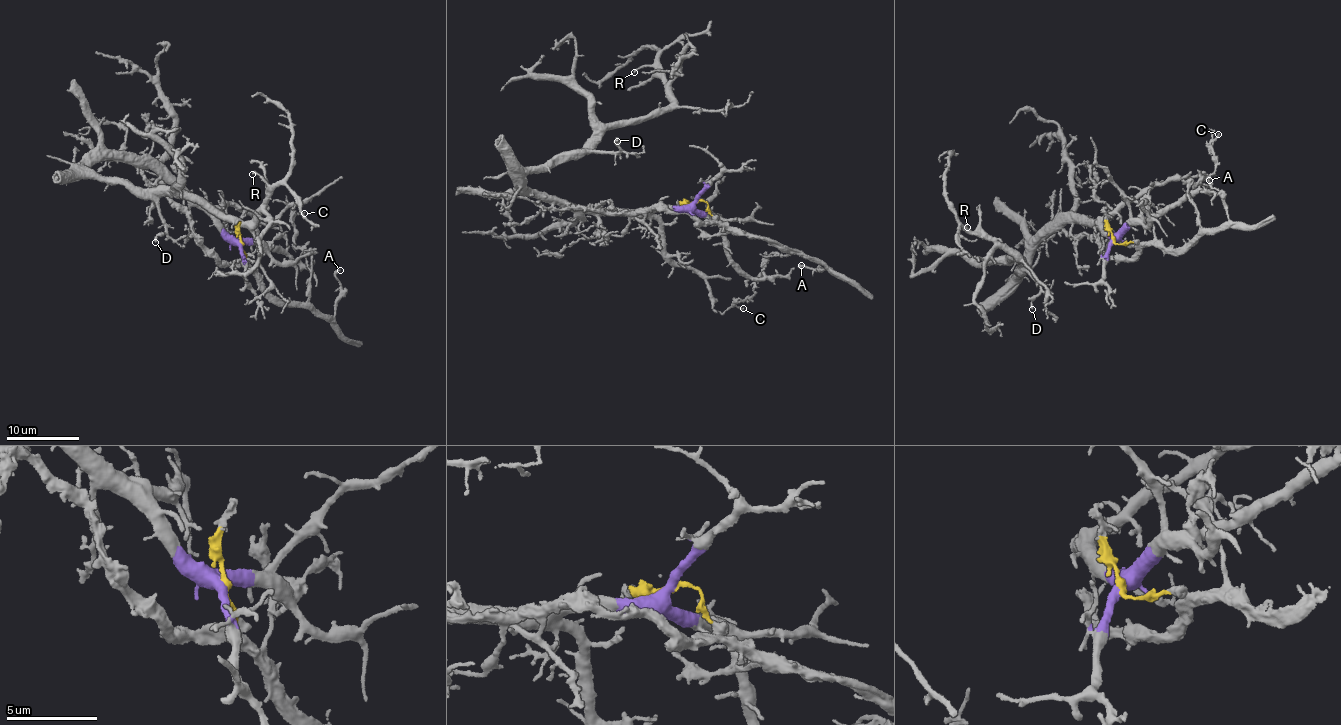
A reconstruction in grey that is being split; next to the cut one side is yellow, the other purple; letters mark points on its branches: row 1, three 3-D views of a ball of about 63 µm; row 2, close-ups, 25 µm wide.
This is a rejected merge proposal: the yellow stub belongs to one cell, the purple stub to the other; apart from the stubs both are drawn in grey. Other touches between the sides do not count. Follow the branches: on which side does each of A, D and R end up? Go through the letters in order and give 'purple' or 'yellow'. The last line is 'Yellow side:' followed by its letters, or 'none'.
A: yellow
D: purple
R: purple
Yellow side: A

